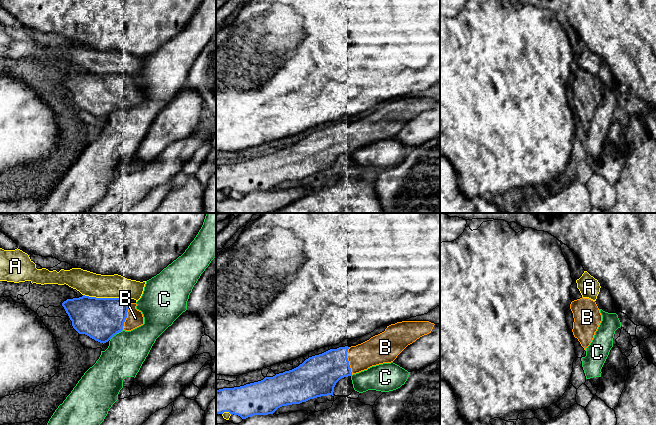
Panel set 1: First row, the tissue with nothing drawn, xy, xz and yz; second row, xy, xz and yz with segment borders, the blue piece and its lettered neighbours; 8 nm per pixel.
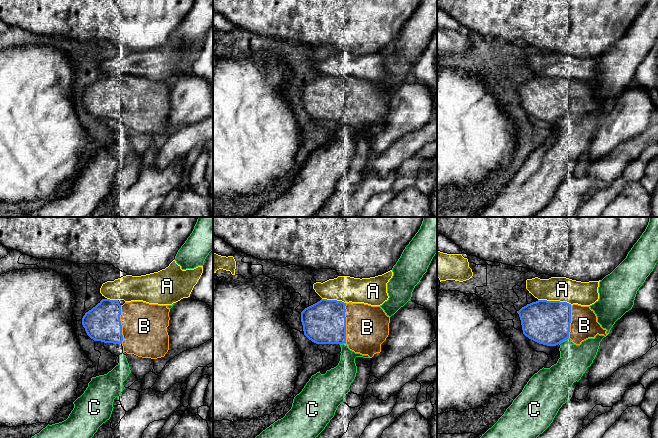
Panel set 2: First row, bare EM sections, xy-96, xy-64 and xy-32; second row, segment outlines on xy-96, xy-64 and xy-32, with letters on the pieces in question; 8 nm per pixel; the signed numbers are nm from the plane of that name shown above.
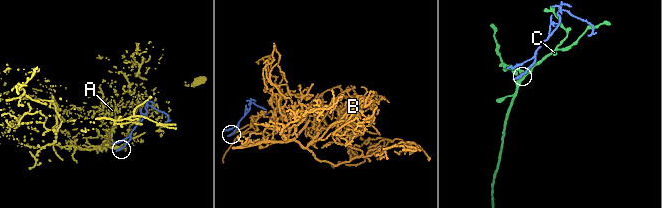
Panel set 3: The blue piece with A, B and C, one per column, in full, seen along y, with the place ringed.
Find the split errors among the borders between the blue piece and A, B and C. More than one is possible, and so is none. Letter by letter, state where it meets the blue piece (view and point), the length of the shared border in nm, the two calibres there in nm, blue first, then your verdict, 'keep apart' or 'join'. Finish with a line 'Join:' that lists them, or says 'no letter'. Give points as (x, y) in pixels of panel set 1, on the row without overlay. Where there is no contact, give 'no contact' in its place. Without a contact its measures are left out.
A: contact xy (103, 74); length 320 nm; calibres 340 and 190 nm; keep apart
B: contact xz (348, 137); length 220 nm; calibres 300 and 220 nm; join
C: contact xy (115, 110); length 140 nm; calibres 340 and 320 nm; keep apart
Join: B

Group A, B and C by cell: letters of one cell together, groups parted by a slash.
A / B / C

